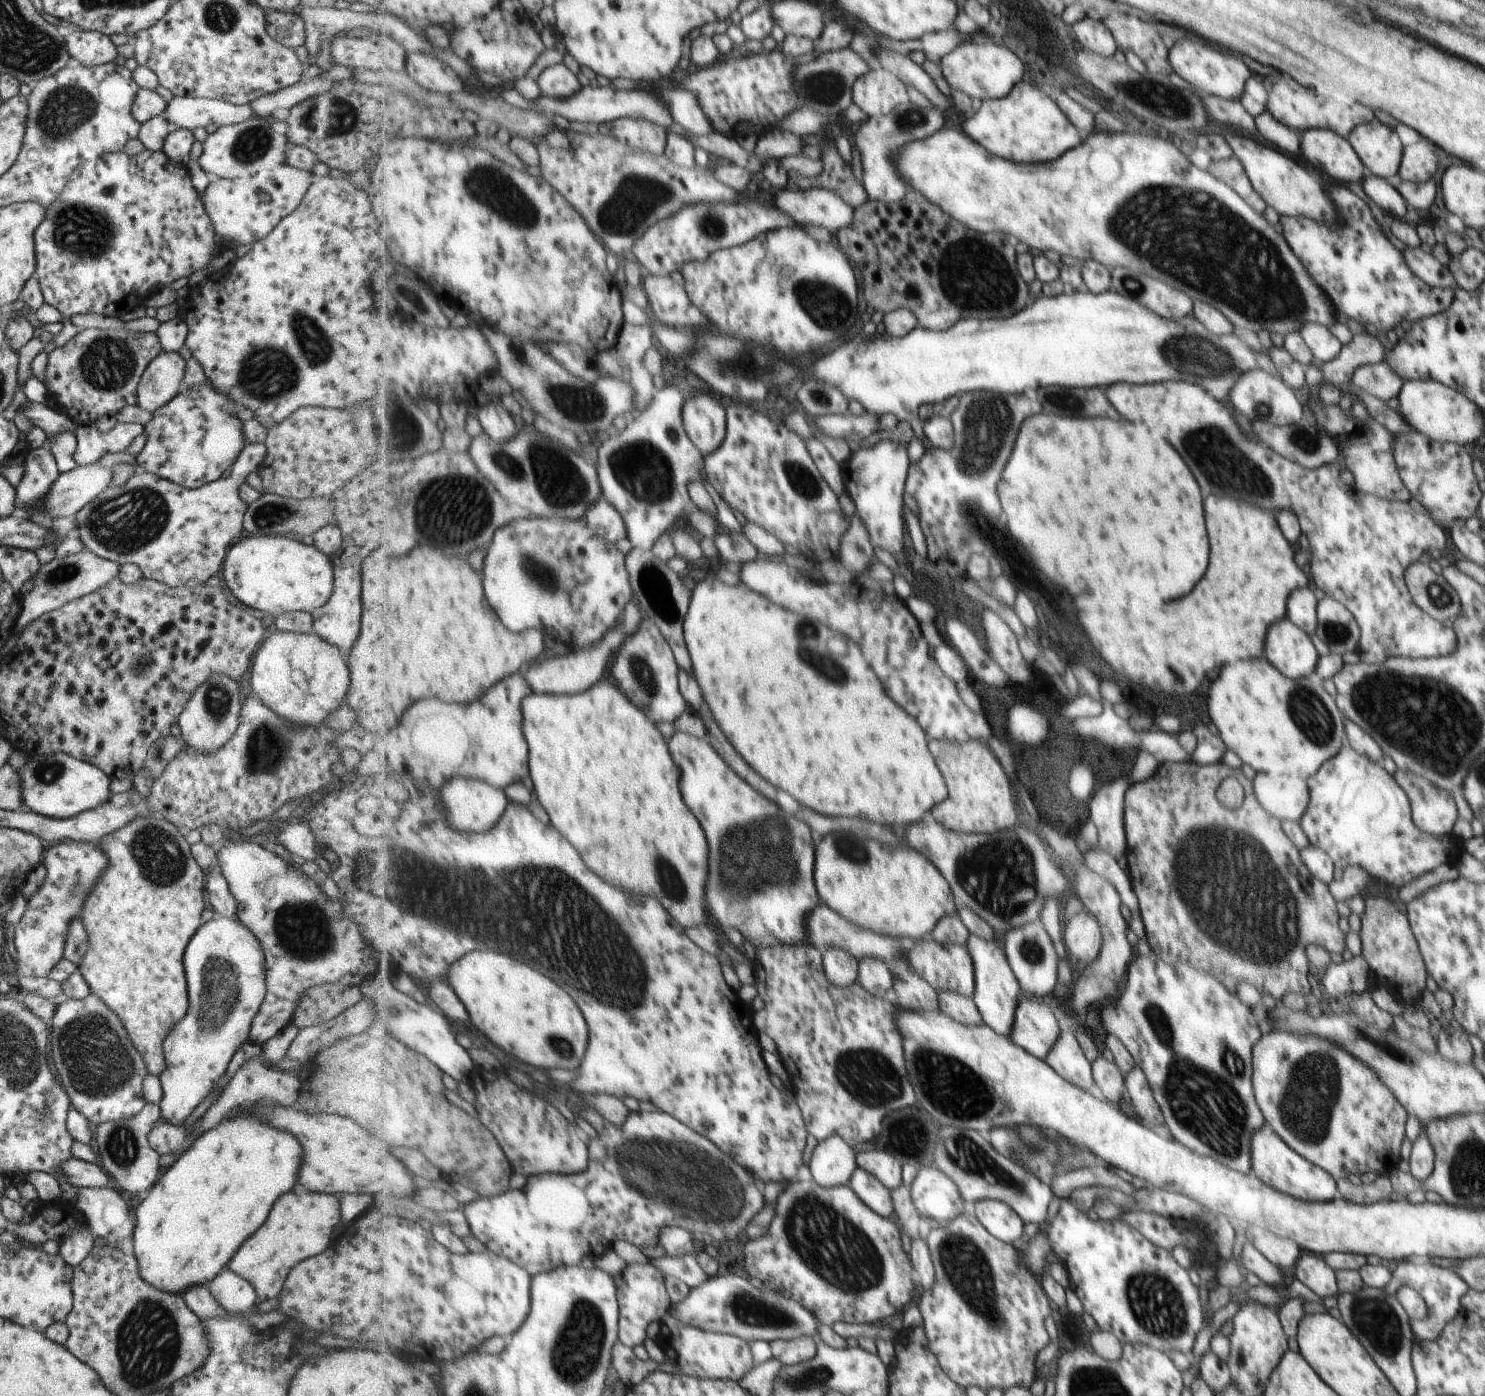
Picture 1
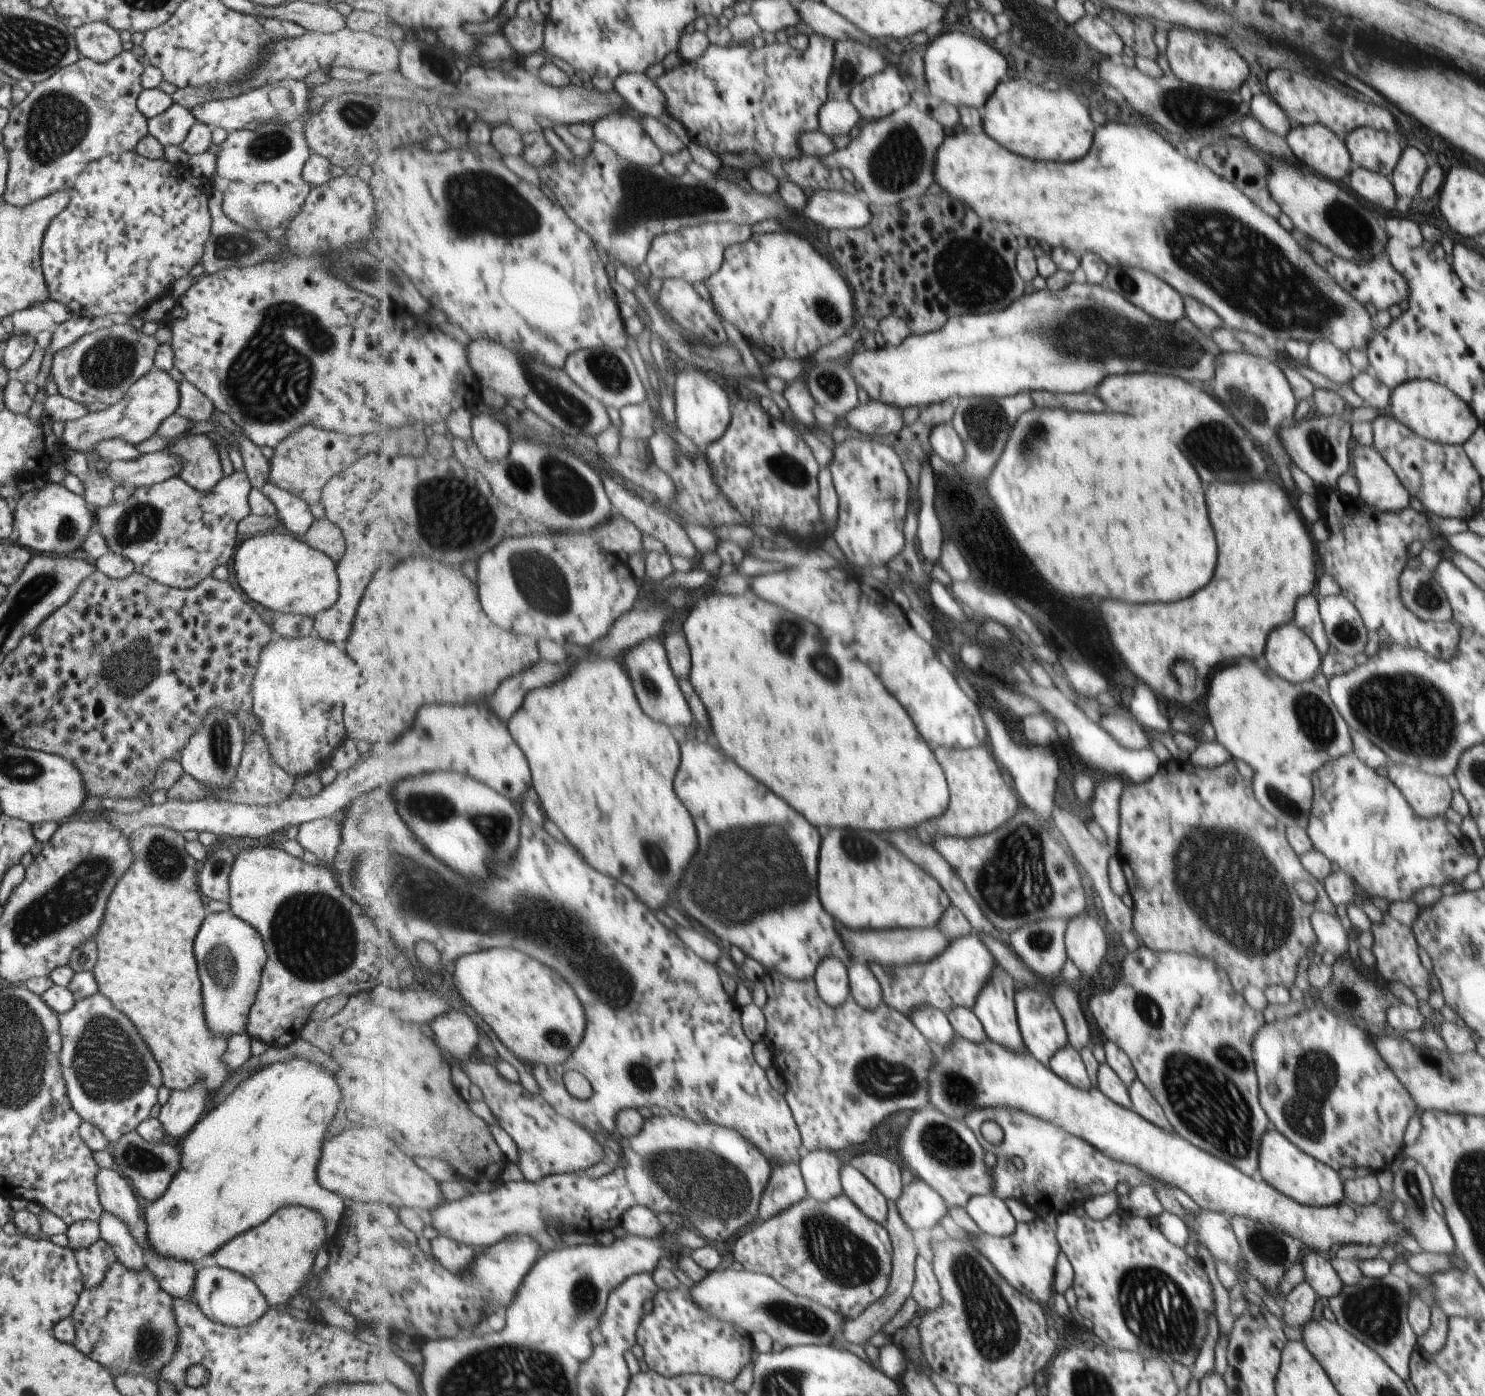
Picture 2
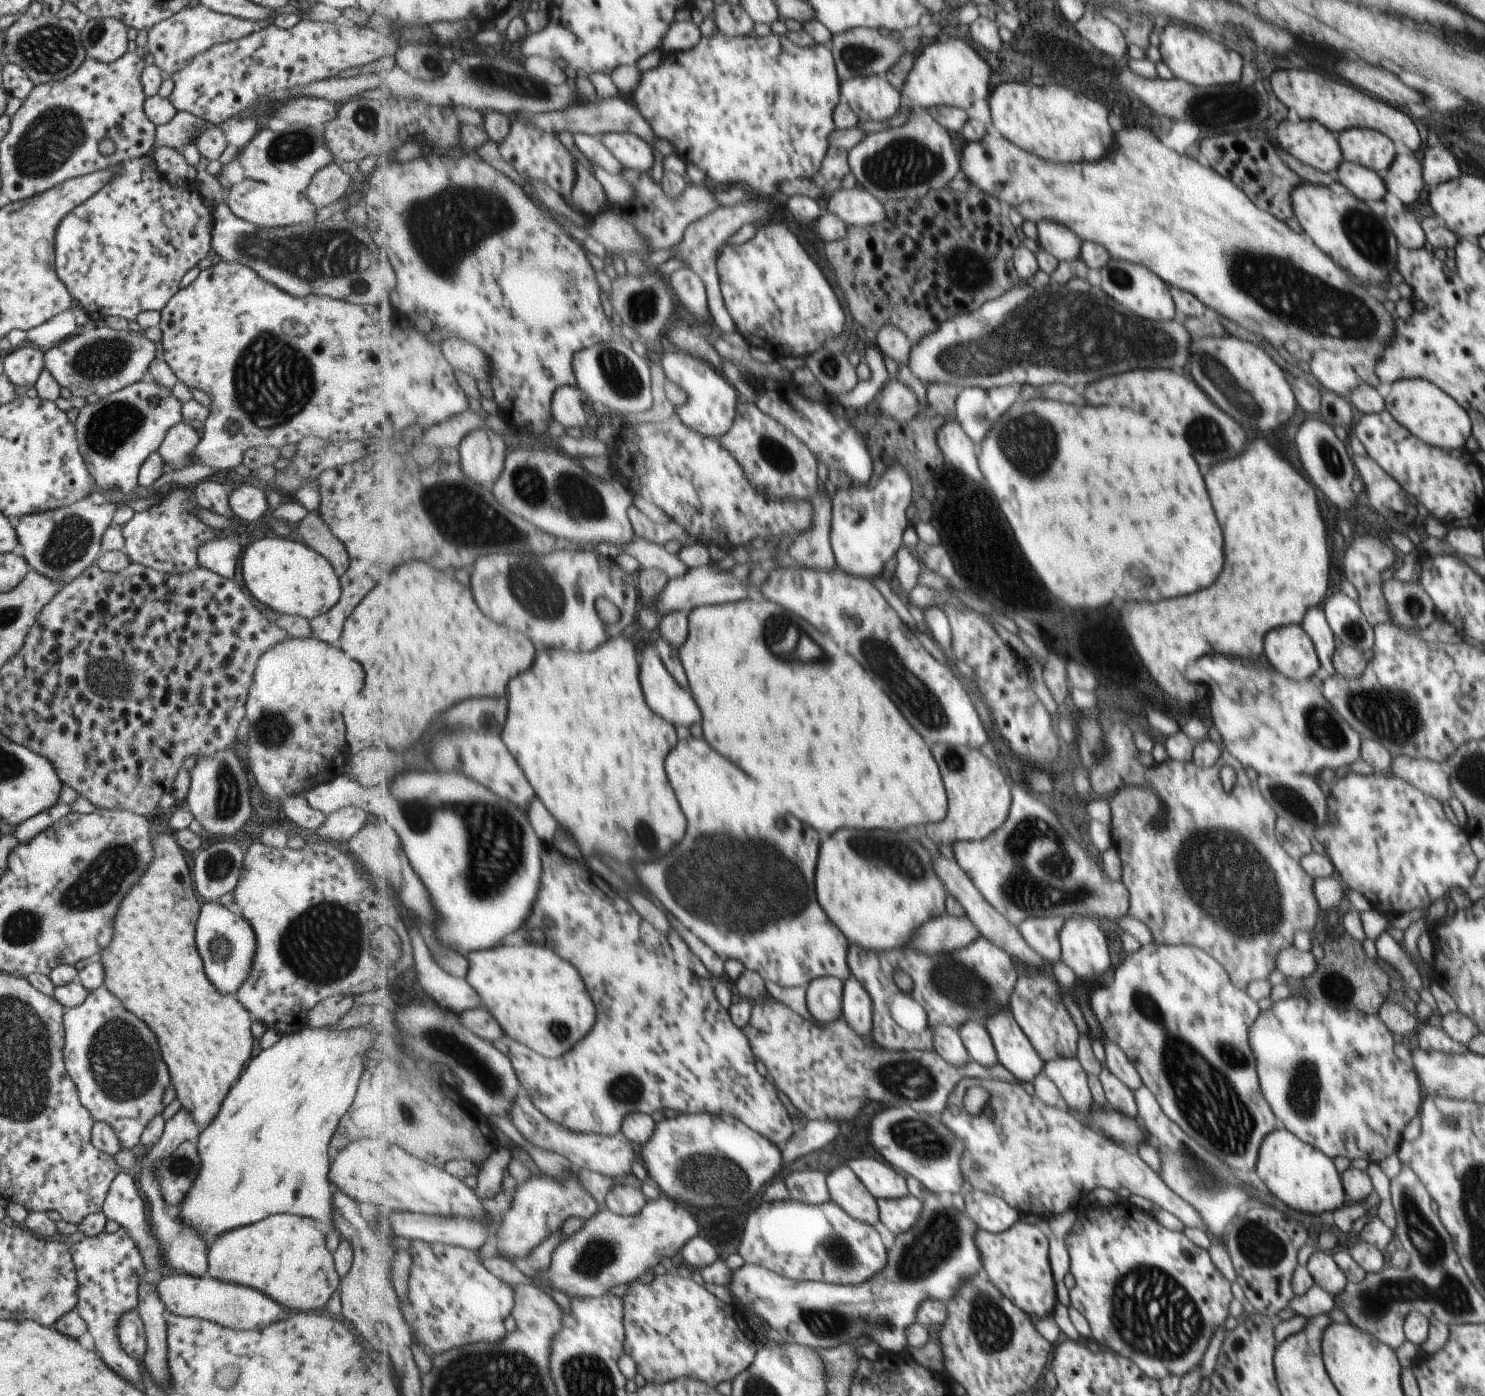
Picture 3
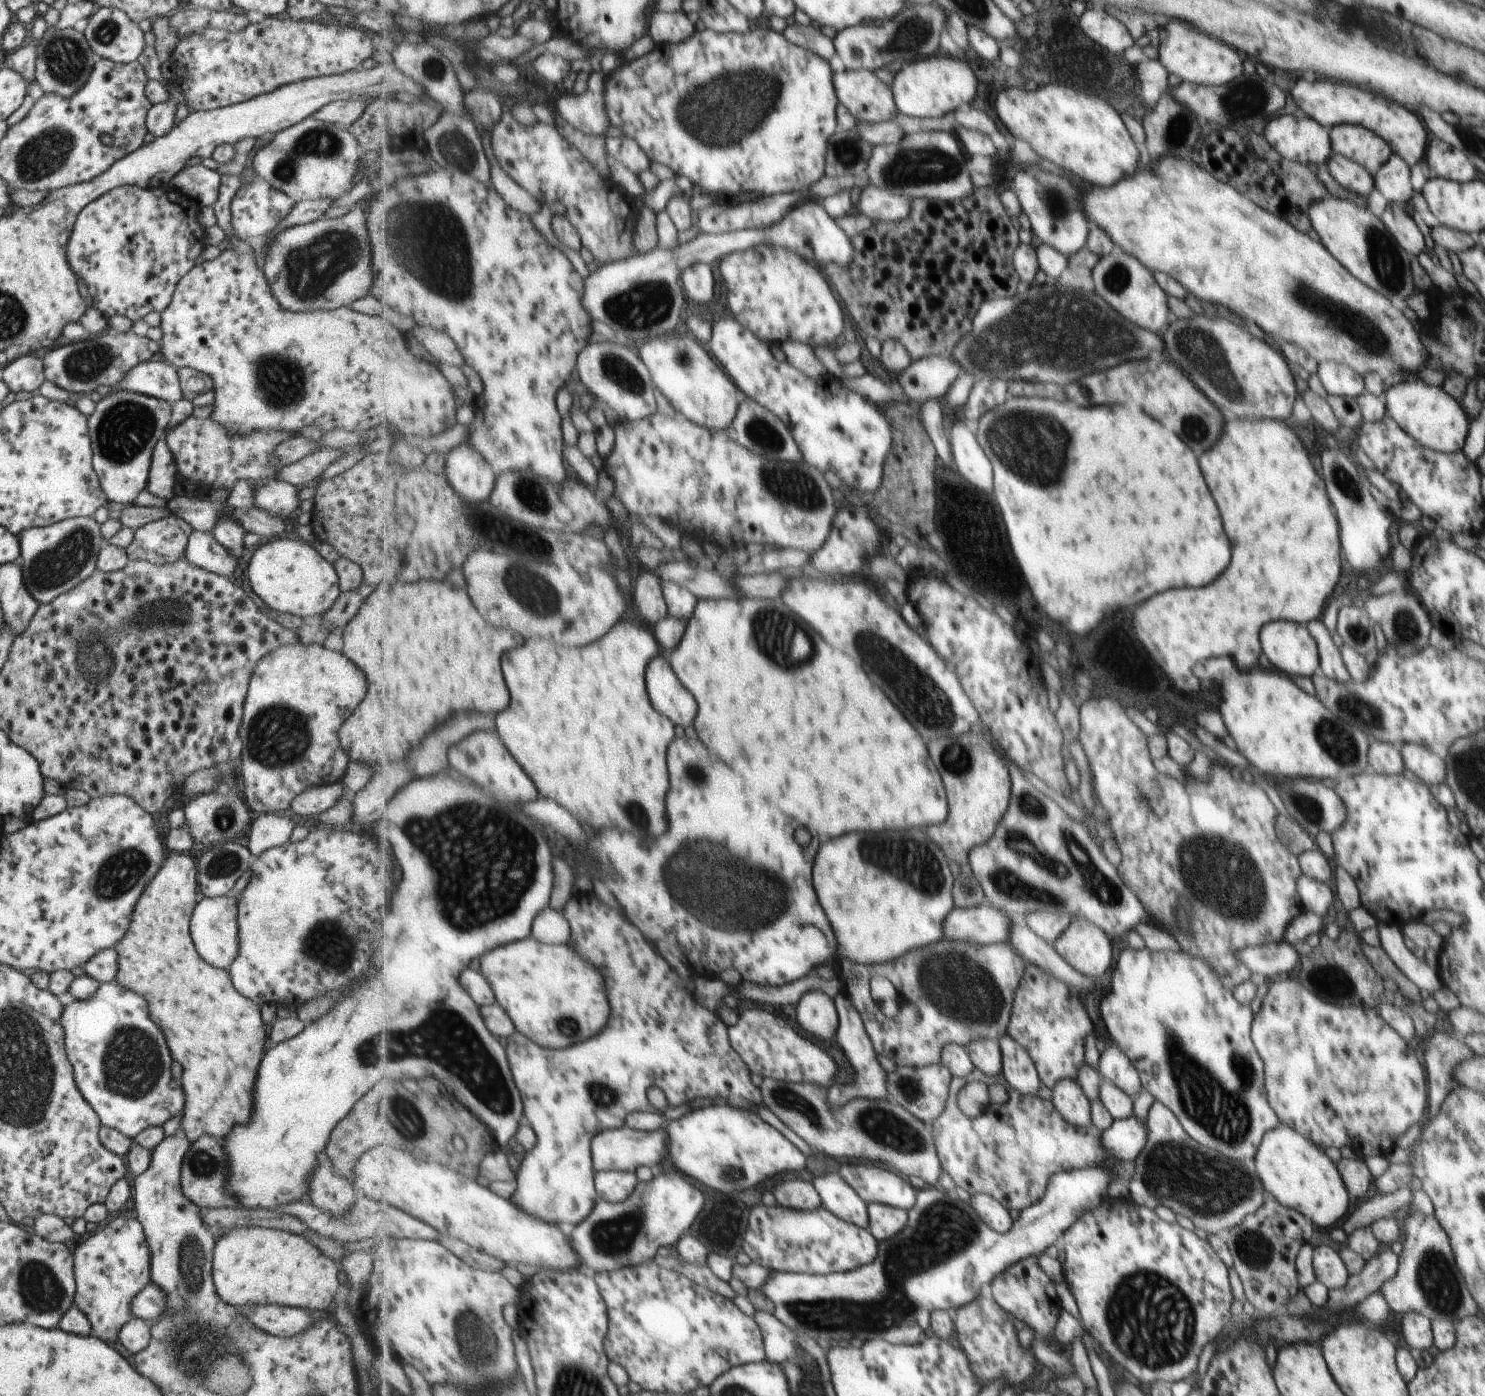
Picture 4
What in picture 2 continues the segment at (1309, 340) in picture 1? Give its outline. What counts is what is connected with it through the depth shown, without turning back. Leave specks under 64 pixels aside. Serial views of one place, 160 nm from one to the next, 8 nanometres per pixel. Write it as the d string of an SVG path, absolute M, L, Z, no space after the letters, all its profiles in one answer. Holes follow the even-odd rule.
M1315 340L1308 344L1307 367L1319 376L1335 384L1350 384L1351 364L1346 354L1339 352L1327 340Z

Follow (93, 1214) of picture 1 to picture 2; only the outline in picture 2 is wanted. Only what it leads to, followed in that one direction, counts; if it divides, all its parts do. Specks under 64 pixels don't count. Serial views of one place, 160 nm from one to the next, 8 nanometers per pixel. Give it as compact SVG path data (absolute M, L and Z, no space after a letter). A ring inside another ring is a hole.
M103 1211L97 1222L99 1237L111 1248L116 1261L127 1270L135 1270L135 1272L143 1270L145 1266L141 1248L131 1238L127 1226L123 1222L119 1222L117 1216Z

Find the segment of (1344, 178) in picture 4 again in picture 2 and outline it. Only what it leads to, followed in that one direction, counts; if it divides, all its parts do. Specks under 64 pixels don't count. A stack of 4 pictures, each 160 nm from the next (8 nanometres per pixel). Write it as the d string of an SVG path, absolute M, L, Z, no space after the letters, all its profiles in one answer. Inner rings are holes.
M1356 167L1348 175L1351 191L1366 199L1367 202L1384 208L1395 209L1396 196L1390 186L1389 178L1370 172L1362 167Z

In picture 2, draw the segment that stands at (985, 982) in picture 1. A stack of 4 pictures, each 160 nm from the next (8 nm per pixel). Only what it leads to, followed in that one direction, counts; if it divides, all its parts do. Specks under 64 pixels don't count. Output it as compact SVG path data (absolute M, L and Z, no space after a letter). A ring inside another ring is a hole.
M999 966L999 968L995 970L995 978L991 978L991 980L987 982L986 988L979 994L974 1012L977 1014L979 1020L981 1020L988 1039L1009 1048L1009 1050L1027 1052L1027 1044L1026 1040L1023 1039L1015 1002L1017 986L1018 983L1013 980L1013 976L1011 976L1003 966Z

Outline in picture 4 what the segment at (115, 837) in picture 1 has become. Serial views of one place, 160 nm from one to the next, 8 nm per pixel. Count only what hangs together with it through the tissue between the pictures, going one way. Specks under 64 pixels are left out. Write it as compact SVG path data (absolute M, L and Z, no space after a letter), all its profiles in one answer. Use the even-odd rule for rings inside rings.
M167 852L135 902L126 933L113 946L116 952L113 982L145 998L151 1022L155 1022L165 1036L172 1060L181 1065L184 1107L180 1129L190 1144L201 1135L224 1140L235 1122L247 1122L253 1106L251 1088L255 1082L255 1068L264 1053L265 1030L269 1028L261 1022L258 1004L235 992L228 972L213 968L197 954L189 932L197 891L196 865L192 859L183 853Z

